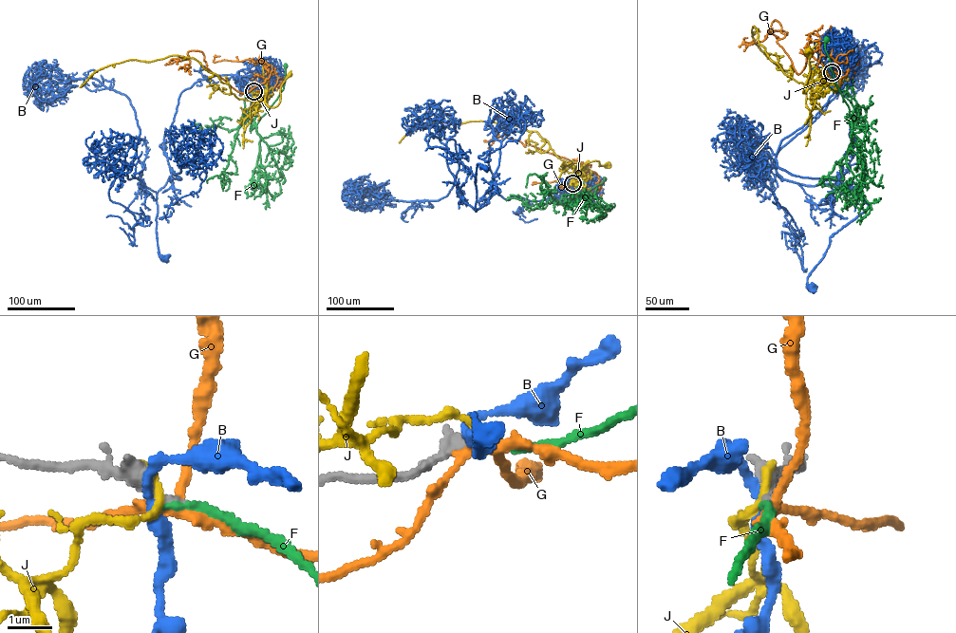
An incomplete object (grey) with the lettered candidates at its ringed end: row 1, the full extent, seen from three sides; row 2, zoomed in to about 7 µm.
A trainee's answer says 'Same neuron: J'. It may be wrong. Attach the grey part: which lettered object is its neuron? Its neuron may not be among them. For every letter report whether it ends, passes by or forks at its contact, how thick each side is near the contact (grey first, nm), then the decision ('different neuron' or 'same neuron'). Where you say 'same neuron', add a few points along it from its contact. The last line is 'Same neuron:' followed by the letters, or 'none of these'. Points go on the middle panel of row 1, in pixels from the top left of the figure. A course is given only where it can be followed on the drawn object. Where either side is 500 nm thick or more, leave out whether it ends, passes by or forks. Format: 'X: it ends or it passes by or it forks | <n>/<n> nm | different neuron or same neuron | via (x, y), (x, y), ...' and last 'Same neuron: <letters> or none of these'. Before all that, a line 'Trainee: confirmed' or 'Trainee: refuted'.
Trainee: refuted
B: it passes by | 420/240 nm | different neuron
F: it ends | 280/170 nm | same neuron | via (572, 183), (583, 181), (568, 204), (604, 178)
G: it forks | 280/200 nm | different neuron
J: it ends | 440/200 nm | different neuron
Same neuron: F

